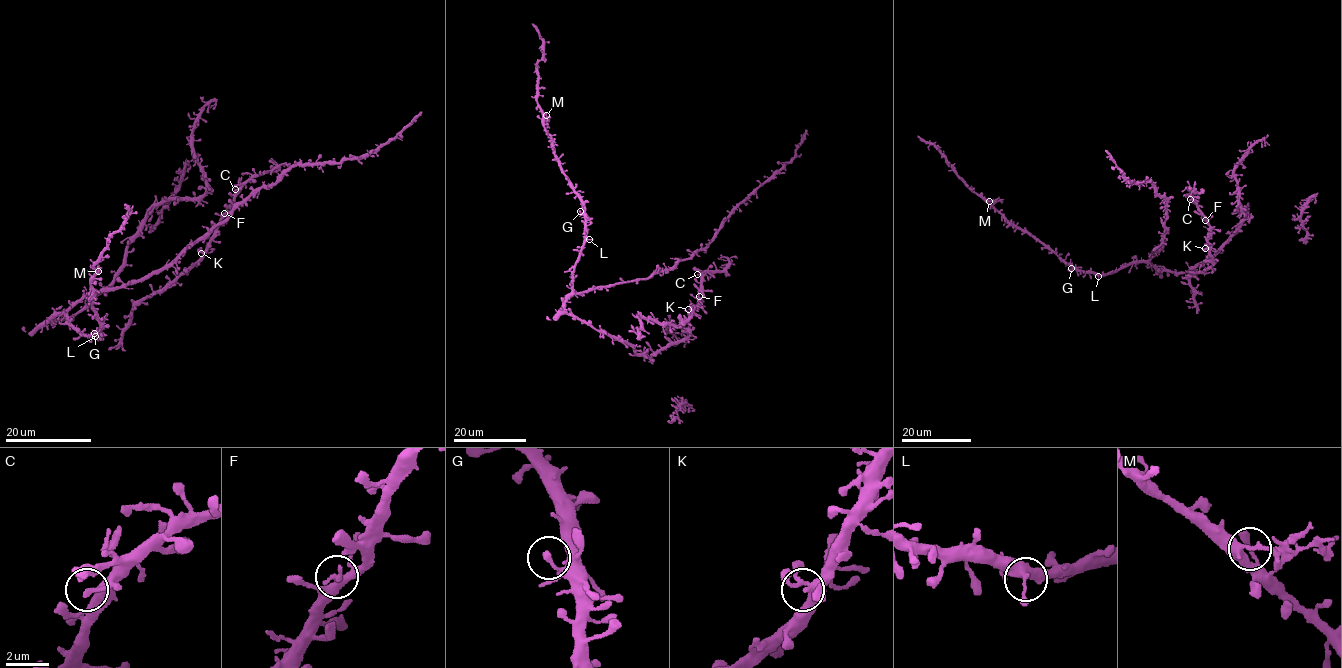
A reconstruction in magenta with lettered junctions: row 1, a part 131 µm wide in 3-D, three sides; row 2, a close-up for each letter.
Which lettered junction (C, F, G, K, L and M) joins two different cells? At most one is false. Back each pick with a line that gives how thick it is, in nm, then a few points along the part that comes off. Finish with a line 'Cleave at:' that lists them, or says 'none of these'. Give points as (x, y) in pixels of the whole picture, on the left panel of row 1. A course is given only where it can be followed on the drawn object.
M: calibre 260 nm
Cleave at: M

